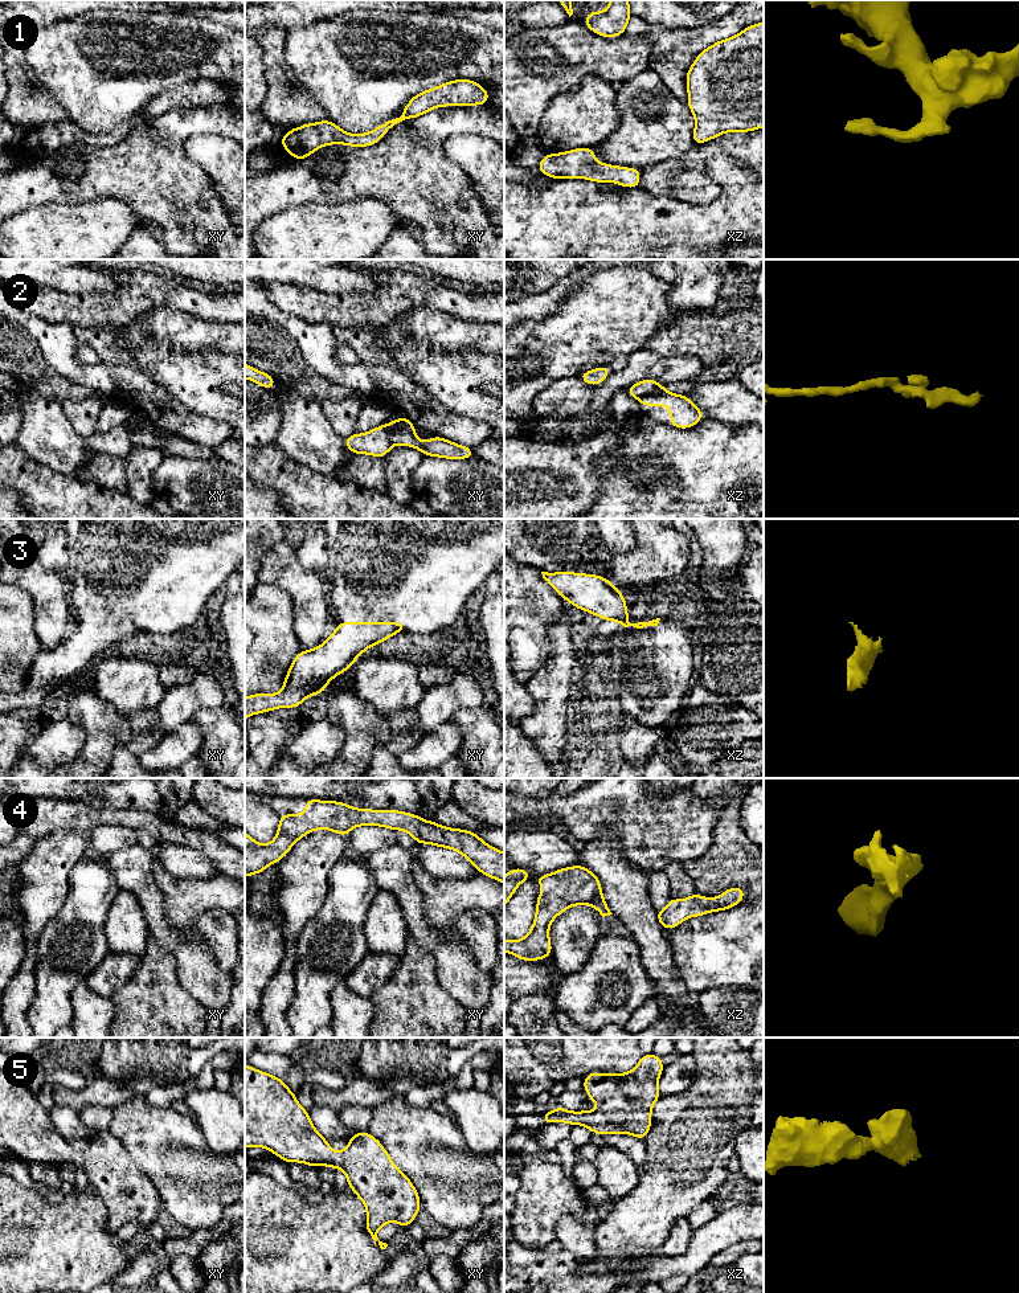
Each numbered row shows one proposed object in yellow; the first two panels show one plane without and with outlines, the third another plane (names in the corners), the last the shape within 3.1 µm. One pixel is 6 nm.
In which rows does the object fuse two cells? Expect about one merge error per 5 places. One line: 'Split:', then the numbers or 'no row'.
Split: 2

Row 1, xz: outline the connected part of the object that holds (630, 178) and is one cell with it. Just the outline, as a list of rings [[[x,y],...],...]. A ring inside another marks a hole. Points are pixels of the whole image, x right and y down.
[[[580,147],[560,154],[547,154],[539,163],[540,173],[551,179],[586,179],[596,183],[617,183],[626,188],[639,188],[639,168],[598,163],[593,148]]]

